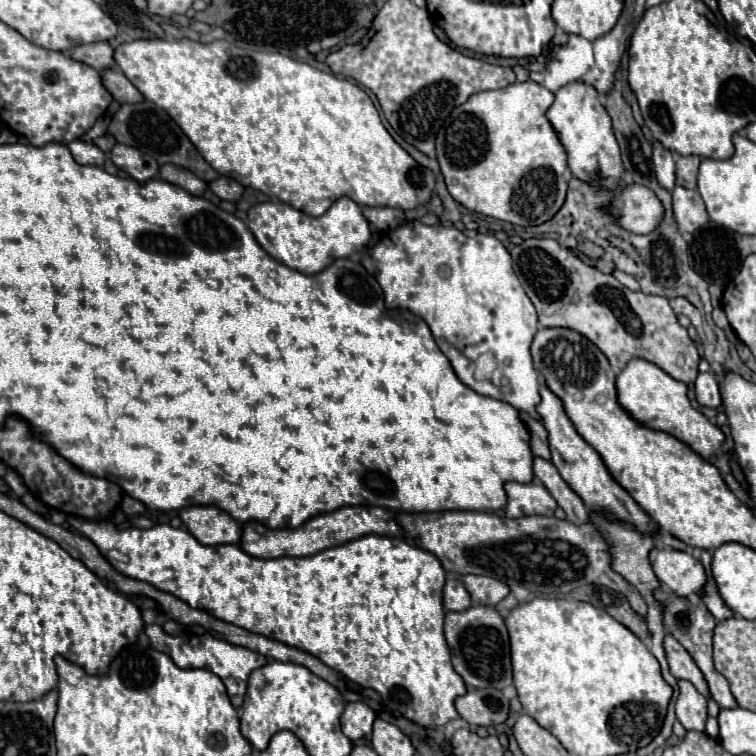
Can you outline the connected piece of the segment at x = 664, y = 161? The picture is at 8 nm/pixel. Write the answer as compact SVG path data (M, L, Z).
M655 142L655 146L653 146L653 164L655 164L657 182L665 190L671 192L675 188L675 162L673 162L671 152L667 148L663 148L659 142Z

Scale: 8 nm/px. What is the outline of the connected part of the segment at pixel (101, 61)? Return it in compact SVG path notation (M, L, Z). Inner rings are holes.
M93 42L93 44L79 44L75 48L69 50L69 58L83 62L95 70L105 70L109 66L113 66L113 48L107 42Z

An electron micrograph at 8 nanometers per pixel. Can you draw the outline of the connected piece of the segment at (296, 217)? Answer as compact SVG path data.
M339 198L323 216L307 216L285 202L263 202L247 212L247 226L275 260L301 274L317 274L339 258L347 258L363 250L371 238L369 222L361 214L361 208L351 198Z

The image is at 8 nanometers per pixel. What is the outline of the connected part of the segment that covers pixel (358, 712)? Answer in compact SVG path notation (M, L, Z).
M349 702L345 706L345 712L341 716L343 734L347 734L349 740L361 740L363 736L371 734L371 726L377 714L365 704L365 702Z

